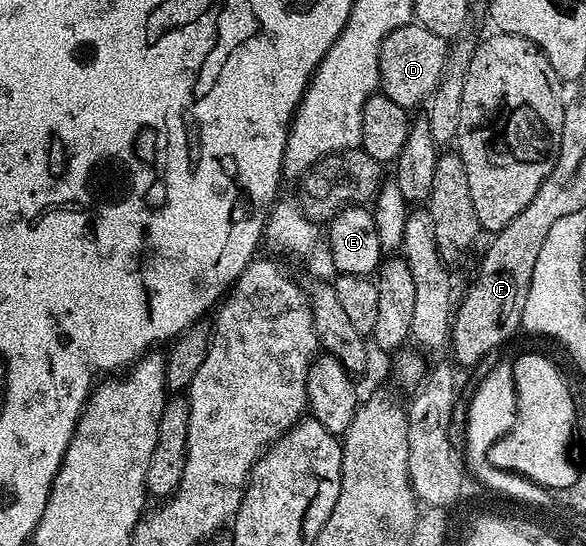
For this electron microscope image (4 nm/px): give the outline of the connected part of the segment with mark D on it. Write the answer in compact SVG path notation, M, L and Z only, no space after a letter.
M419 23L404 24L391 30L379 50L380 91L400 108L414 110L421 103L422 107L440 86L450 53L447 41L431 34L431 30Z

